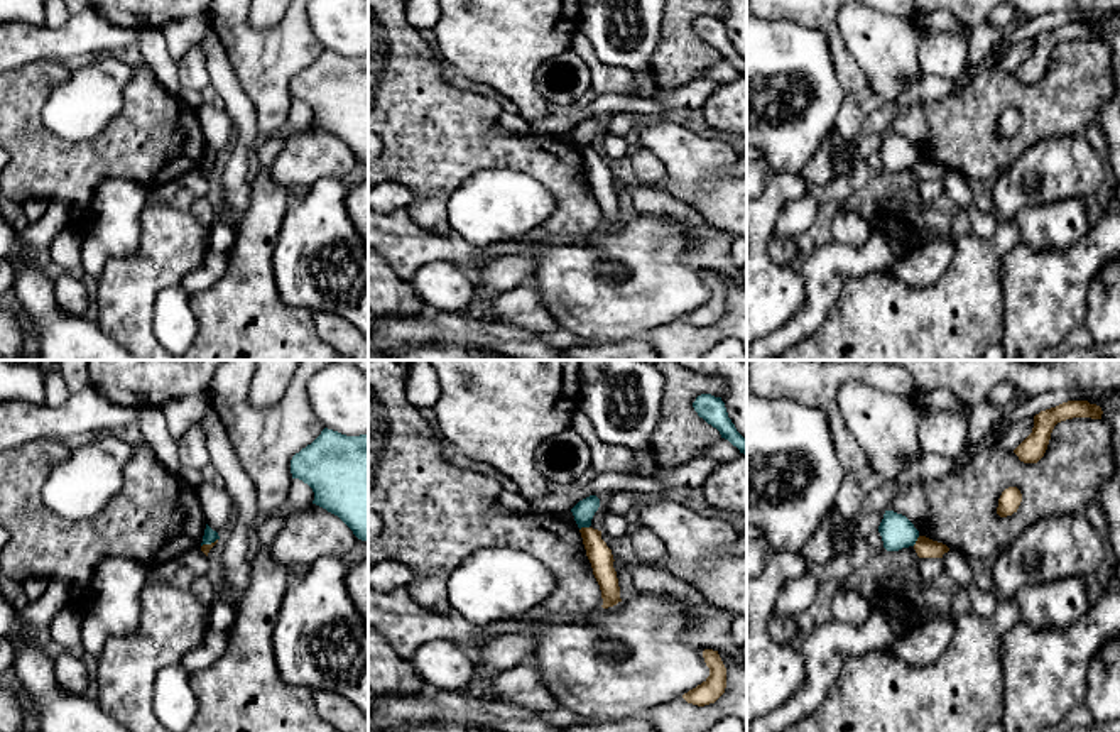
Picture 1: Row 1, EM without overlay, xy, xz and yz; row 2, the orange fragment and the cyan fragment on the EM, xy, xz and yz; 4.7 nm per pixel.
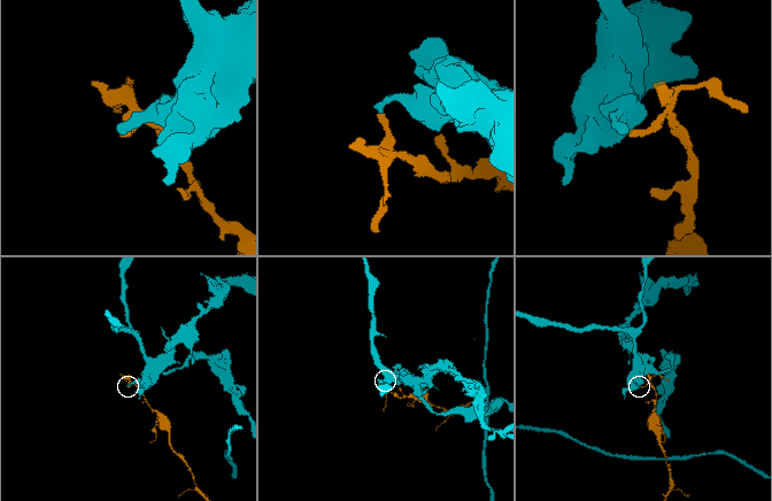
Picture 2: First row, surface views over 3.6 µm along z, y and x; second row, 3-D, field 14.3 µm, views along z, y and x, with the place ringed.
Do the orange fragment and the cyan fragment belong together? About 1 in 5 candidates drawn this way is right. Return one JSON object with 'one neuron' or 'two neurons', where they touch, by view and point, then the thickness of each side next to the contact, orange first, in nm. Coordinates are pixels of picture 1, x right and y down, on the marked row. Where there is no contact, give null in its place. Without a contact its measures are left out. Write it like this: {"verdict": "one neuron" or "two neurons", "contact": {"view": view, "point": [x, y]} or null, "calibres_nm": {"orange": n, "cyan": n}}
{"verdict": "two neurons", "contact": {"view": "xz", "point": [583, 528]}, "calibres_nm": {"orange": 120, "cyan": 100}}

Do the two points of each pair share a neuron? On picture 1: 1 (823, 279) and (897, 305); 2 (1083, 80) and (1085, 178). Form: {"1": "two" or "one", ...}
{"1": "two", "2": "two"}

